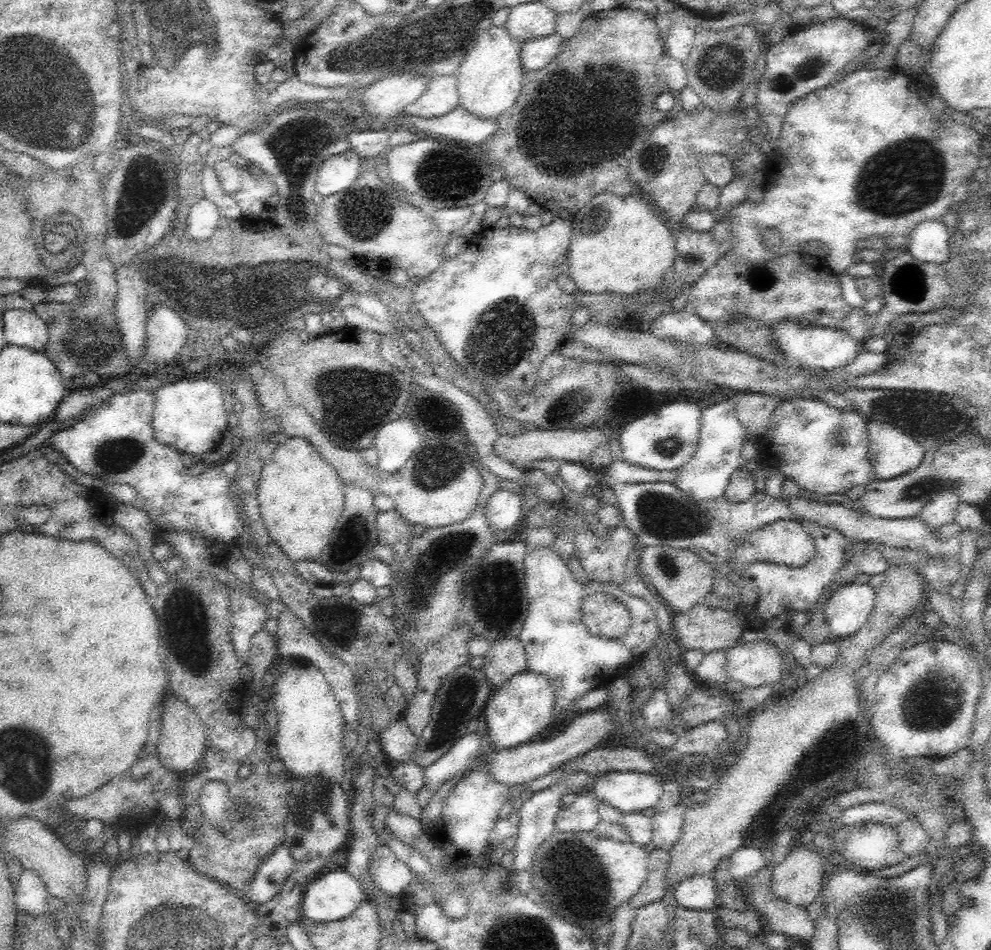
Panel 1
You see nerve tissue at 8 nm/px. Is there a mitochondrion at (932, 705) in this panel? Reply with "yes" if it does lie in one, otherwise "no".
yes

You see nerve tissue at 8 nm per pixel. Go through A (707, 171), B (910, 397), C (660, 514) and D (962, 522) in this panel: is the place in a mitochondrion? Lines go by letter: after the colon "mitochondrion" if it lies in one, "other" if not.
A: other
B: mitochondrion
C: mitochondrion
D: other

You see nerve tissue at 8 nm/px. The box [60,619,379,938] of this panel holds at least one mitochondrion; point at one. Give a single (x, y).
(306, 806)

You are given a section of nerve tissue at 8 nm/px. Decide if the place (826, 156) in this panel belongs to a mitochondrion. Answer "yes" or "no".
no

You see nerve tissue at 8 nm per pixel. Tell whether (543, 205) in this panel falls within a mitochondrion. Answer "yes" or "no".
no

